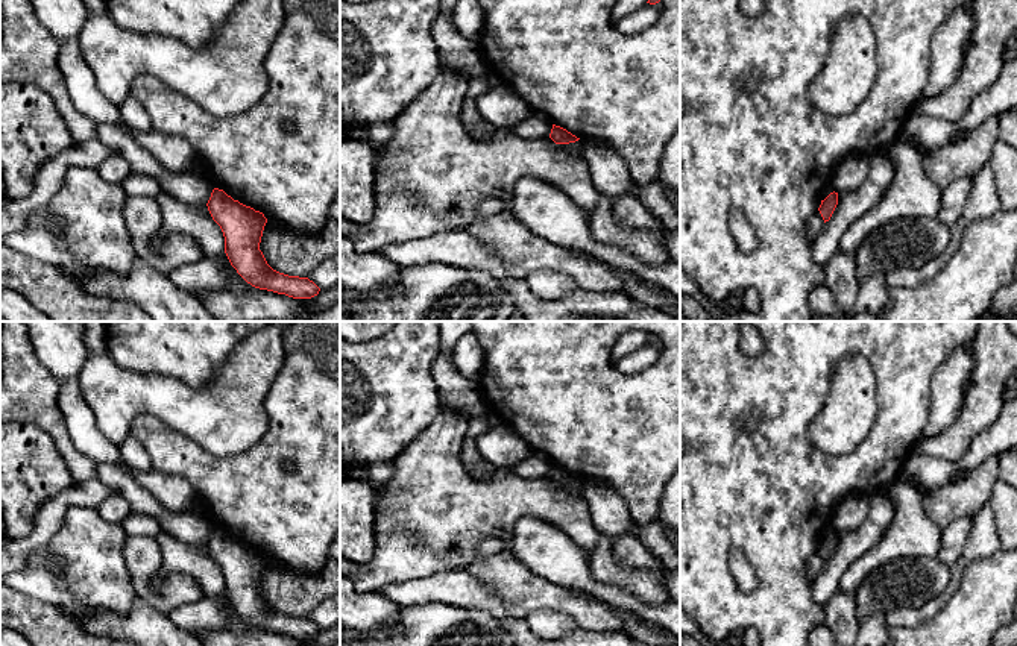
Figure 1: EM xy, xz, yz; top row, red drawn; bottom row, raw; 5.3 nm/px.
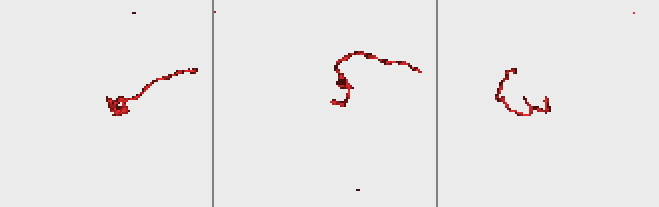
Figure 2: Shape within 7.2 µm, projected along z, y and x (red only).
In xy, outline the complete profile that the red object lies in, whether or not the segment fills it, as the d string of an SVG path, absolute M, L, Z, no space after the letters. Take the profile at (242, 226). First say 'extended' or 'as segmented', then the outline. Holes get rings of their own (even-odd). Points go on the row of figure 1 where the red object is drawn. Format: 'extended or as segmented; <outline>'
as segmented; M214 188L206 203L213 220L225 237L225 253L237 273L252 287L285 294L293 299L311 299L320 288L308 278L288 276L273 270L260 243L267 218L263 212L234 200Z

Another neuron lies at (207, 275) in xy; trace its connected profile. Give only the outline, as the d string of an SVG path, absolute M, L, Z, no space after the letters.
M223 253L217 258L202 258L181 265L168 273L170 281L184 291L197 297L202 293L223 291L226 288L226 268L231 262Z

